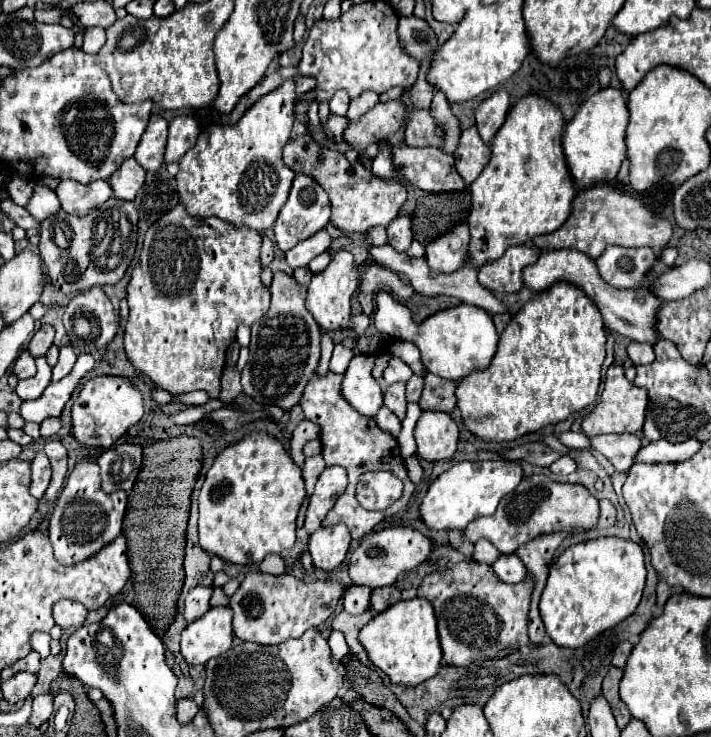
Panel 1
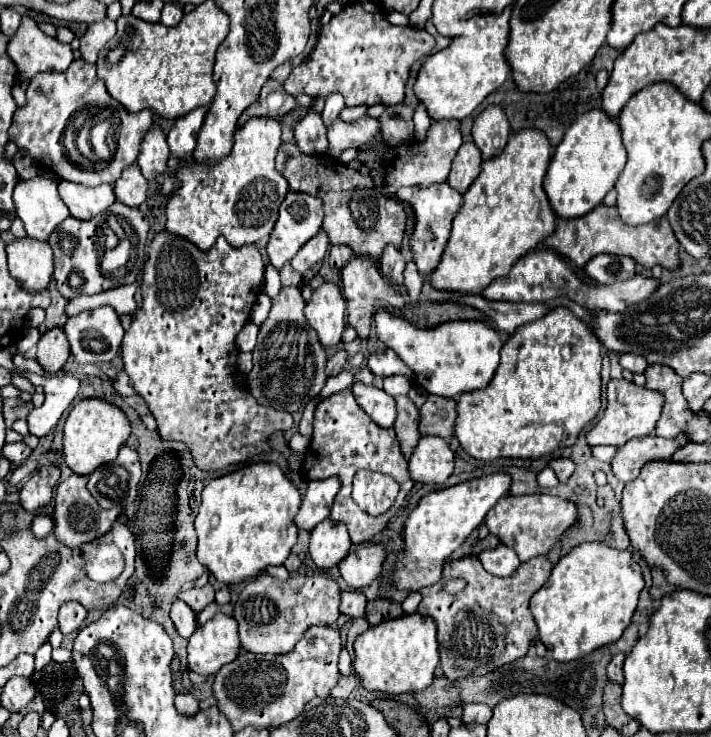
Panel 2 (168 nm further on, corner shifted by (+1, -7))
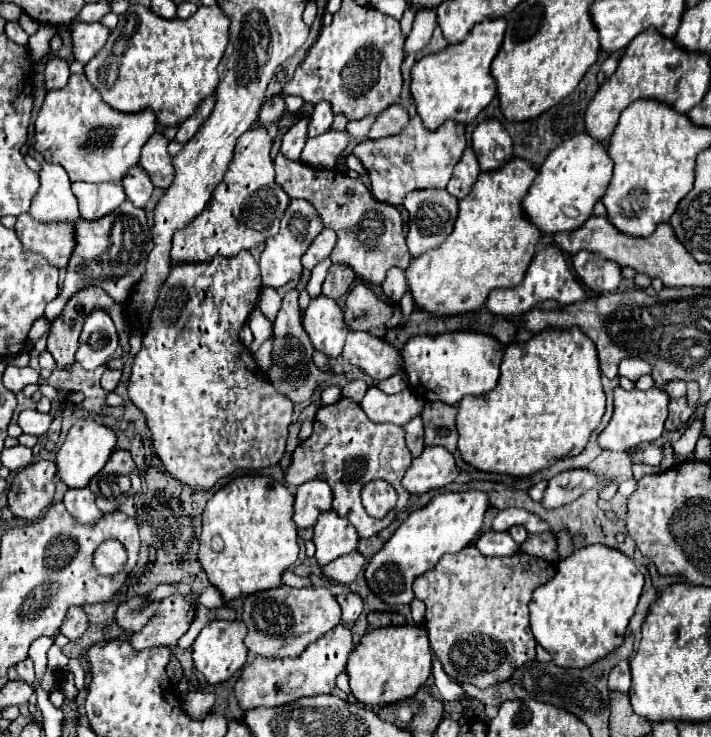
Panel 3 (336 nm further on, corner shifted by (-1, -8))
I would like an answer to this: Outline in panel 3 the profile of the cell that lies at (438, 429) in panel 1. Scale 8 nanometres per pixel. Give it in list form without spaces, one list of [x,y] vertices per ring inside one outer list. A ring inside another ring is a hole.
[[[432,446],[424,448],[424,452],[412,460],[402,484],[412,494],[424,494],[454,482],[456,476],[458,466],[452,452],[448,452],[444,446]]]

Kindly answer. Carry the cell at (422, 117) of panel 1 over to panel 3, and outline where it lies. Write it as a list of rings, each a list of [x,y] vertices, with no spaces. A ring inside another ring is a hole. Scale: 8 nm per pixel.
[[[394,104],[390,108],[386,108],[382,114],[378,114],[376,122],[370,128],[368,138],[386,138],[386,136],[394,136],[400,134],[406,128],[406,122],[410,120],[406,108],[402,108],[400,104]]]

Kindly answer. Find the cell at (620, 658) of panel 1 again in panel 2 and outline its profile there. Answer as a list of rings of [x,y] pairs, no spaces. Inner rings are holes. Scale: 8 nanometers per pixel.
[[[618,653],[618,655],[610,661],[610,665],[608,665],[608,679],[610,679],[610,681],[614,681],[614,683],[618,683],[618,685],[622,685],[622,683],[624,683],[622,663],[624,663],[624,655],[622,655],[622,653]]]

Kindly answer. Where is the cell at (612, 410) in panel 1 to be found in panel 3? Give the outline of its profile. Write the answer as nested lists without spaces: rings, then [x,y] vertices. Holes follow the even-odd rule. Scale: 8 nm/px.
[[[622,386],[614,388],[614,414],[608,426],[600,432],[598,444],[604,450],[616,450],[616,452],[626,452],[630,448],[640,446],[642,442],[654,442],[662,436],[664,432],[664,422],[668,416],[668,394],[650,388],[646,392],[634,388],[634,390],[624,390]]]

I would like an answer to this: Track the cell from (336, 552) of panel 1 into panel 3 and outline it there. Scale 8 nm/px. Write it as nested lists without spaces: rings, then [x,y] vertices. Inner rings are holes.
[[[334,510],[322,512],[314,524],[314,544],[316,544],[316,564],[324,568],[332,560],[350,554],[358,546],[358,534],[354,526],[338,516]]]

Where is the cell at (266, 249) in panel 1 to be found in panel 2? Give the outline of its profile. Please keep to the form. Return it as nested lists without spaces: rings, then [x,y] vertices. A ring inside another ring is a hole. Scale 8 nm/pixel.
[[[268,265],[268,267],[266,267],[262,293],[266,293],[270,299],[274,299],[274,297],[276,297],[276,293],[280,293],[280,275],[272,269],[272,265]]]

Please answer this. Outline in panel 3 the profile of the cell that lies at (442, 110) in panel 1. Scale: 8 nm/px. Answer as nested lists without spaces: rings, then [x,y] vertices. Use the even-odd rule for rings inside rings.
[[[412,118],[400,134],[380,140],[368,138],[356,144],[352,154],[358,156],[364,168],[368,170],[374,198],[380,202],[400,206],[402,198],[412,190],[446,188],[452,176],[452,168],[456,166],[464,148],[466,148],[464,124],[448,120],[438,130],[428,130],[420,120]]]

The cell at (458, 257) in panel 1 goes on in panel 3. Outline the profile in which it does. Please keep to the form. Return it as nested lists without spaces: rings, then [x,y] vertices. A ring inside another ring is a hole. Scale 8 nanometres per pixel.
[[[446,190],[412,192],[404,198],[402,206],[410,214],[410,222],[408,222],[410,230],[408,230],[406,242],[408,242],[408,250],[414,258],[422,256],[428,250],[438,248],[444,242],[444,238],[450,236],[450,232],[454,228],[454,222],[456,222],[456,216],[458,216],[458,200],[452,194],[448,194]]]

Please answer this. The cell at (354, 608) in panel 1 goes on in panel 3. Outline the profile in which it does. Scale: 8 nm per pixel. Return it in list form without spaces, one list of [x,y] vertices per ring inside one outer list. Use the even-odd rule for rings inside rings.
[[[354,592],[336,596],[338,604],[342,606],[342,622],[356,622],[362,612],[362,598]]]

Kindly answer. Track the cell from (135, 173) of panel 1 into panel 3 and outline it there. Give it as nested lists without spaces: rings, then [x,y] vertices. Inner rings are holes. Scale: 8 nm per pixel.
[[[134,166],[128,170],[128,174],[122,180],[122,186],[128,200],[138,208],[144,208],[144,204],[150,200],[150,194],[154,190],[148,174],[140,166]]]

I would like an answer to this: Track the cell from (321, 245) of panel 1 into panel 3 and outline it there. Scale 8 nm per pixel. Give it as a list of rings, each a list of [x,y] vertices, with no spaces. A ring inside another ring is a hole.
[[[324,228],[324,230],[314,238],[314,242],[312,242],[310,248],[306,250],[306,254],[302,256],[304,268],[306,268],[306,270],[312,270],[318,262],[322,262],[324,258],[328,258],[330,252],[332,252],[332,248],[334,248],[334,242],[336,242],[334,230]]]

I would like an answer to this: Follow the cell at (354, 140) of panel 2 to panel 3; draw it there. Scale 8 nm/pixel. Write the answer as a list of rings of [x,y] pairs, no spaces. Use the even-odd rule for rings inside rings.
[[[328,130],[326,134],[320,134],[316,138],[308,138],[304,152],[302,152],[302,162],[308,166],[318,166],[318,168],[334,168],[338,164],[338,158],[346,150],[350,142],[350,134],[344,130]]]

